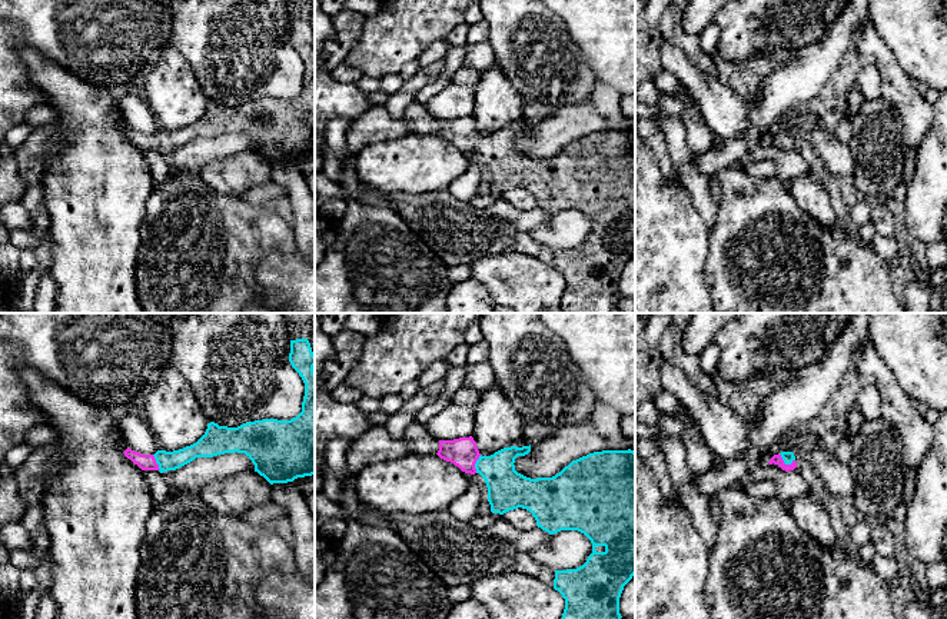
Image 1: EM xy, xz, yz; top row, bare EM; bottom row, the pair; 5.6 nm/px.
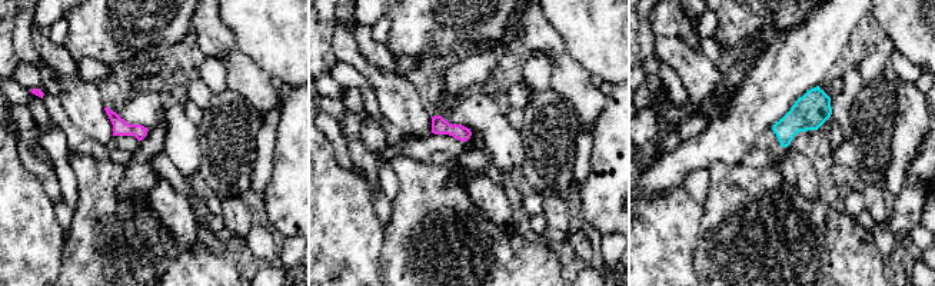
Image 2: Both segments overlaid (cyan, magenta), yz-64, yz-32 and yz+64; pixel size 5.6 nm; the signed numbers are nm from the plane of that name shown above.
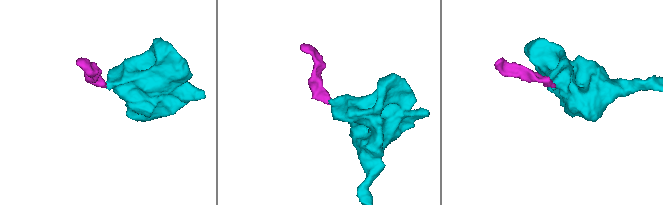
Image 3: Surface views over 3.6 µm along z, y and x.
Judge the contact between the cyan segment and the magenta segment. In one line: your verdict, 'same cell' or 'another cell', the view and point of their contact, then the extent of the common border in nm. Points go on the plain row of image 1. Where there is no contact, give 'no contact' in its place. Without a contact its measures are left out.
same cell; contact yz (786, 143); length 100 nm

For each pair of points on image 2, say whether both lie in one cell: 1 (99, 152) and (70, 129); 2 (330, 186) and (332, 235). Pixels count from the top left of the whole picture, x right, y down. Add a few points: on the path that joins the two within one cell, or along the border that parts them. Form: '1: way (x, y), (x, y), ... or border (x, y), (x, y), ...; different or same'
1: way (92, 149), (77, 136); same
2: way (330, 198), (330, 223); same

